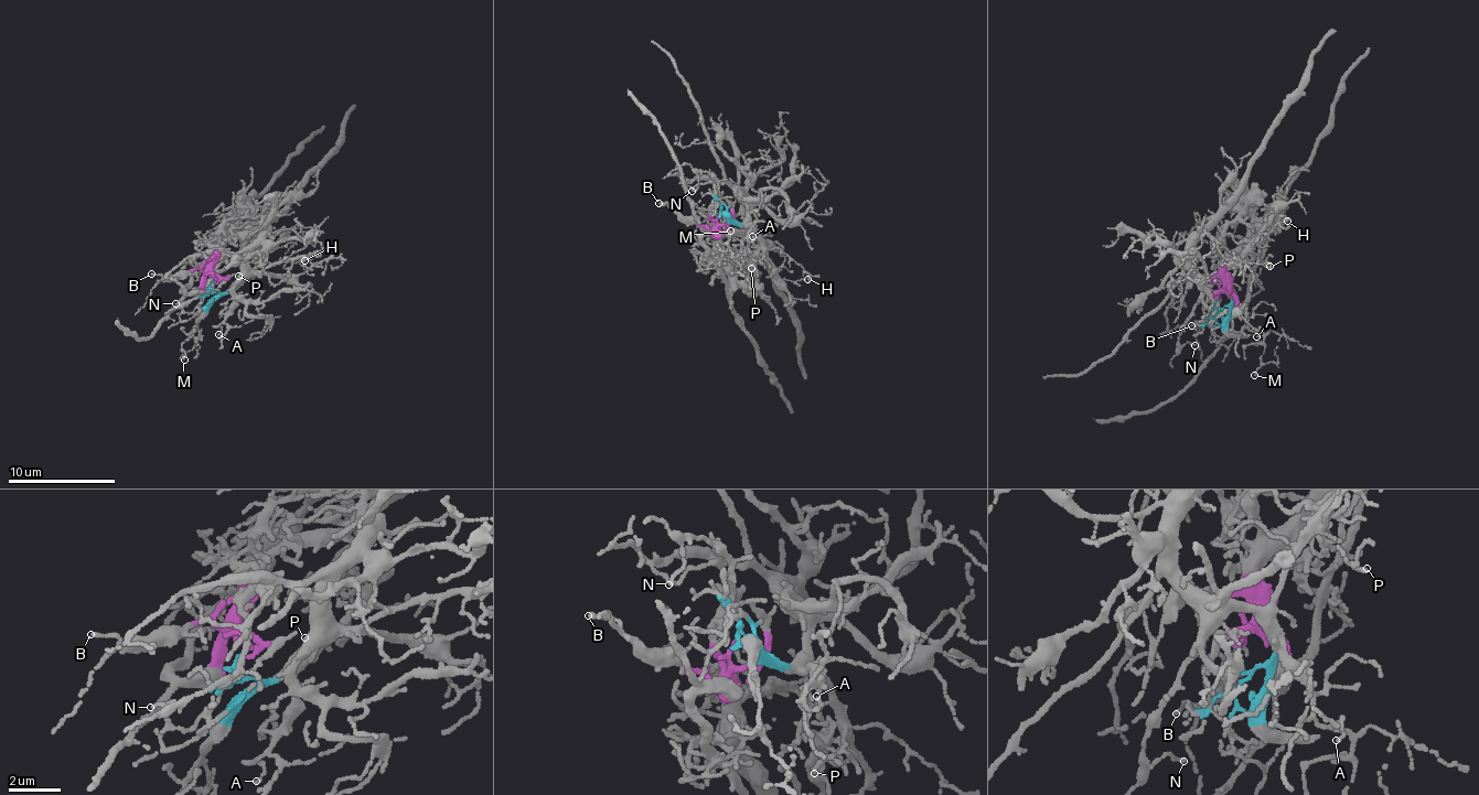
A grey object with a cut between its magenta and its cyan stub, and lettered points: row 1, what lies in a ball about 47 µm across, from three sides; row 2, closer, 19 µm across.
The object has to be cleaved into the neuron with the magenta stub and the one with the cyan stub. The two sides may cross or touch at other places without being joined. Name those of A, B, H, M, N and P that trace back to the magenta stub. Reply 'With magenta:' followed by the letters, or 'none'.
With magenta: B, N

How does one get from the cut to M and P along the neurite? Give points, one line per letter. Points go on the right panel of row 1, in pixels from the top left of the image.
M: (1217, 299), (1214, 310), (1231, 333), (1244, 335), (1249, 343), (1263, 348), (1262, 365), (1254, 374)
P: (1217, 299), (1214, 305), (1221, 310), (1232, 302), (1235, 265), (1250, 253), (1255, 251), (1261, 262), (1271, 265)

